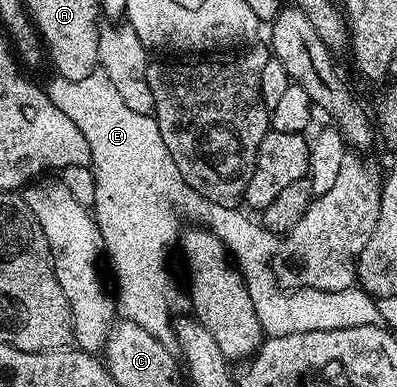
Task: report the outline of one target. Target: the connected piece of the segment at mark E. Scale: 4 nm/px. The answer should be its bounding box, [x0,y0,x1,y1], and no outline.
[46,69,379,340]

